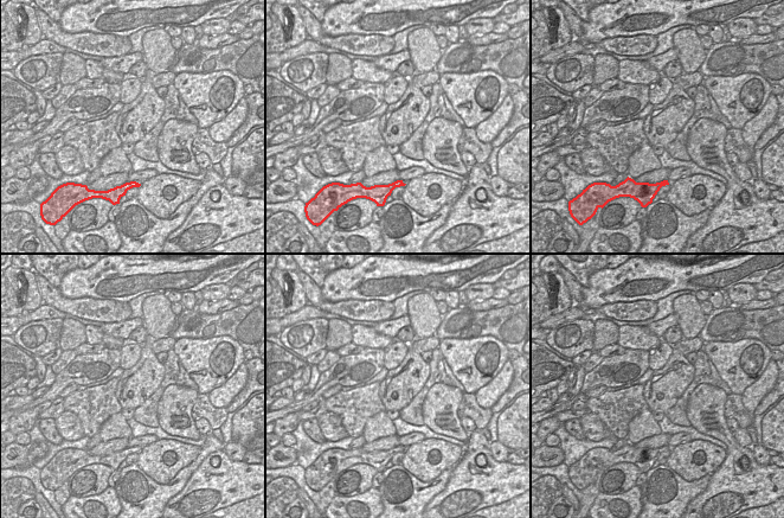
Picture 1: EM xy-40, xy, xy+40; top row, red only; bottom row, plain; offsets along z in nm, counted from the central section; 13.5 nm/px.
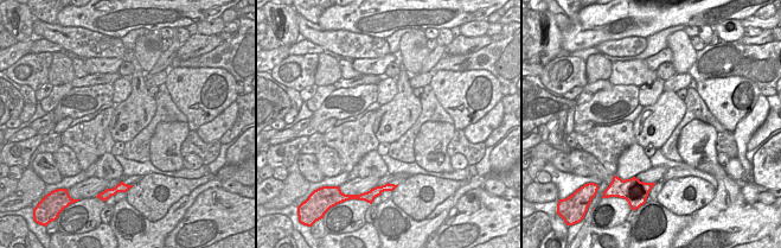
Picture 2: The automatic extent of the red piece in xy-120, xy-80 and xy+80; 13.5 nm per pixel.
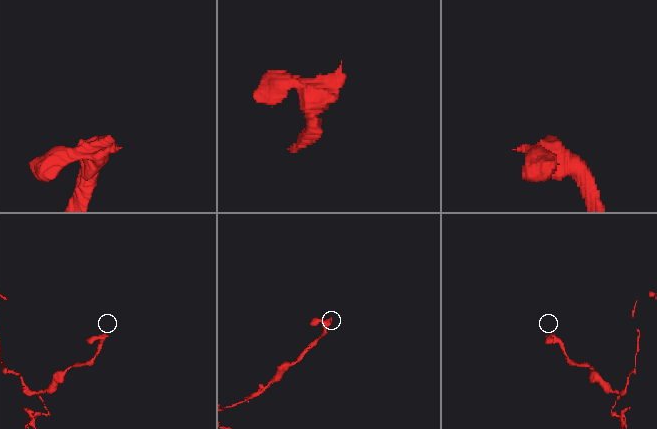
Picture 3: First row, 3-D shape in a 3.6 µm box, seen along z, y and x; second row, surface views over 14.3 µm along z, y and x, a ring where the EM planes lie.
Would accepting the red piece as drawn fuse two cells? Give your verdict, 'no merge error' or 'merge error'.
no merge error

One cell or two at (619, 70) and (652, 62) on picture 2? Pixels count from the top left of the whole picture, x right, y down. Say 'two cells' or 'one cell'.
two cells

